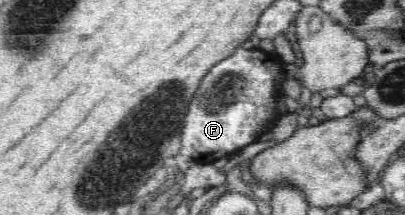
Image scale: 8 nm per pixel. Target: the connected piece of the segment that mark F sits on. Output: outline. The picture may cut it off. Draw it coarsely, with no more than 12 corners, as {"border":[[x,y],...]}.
{"border":[[238,47],[202,79],[179,153],[221,164],[276,123],[276,53]]}

